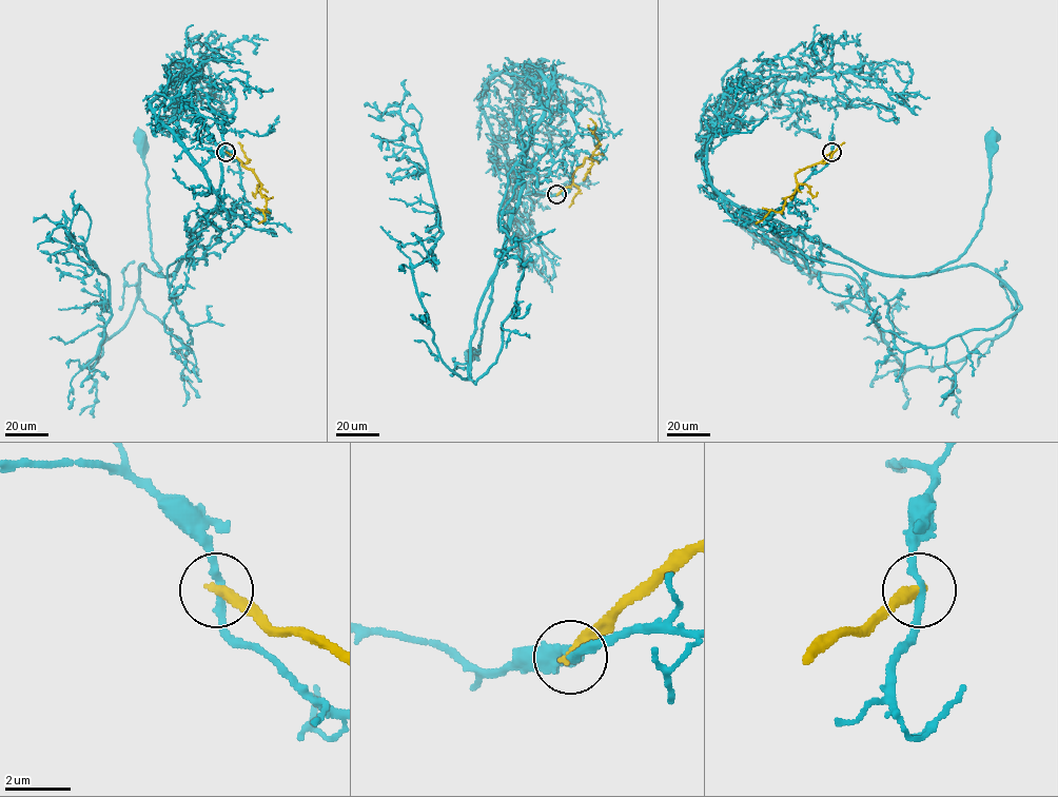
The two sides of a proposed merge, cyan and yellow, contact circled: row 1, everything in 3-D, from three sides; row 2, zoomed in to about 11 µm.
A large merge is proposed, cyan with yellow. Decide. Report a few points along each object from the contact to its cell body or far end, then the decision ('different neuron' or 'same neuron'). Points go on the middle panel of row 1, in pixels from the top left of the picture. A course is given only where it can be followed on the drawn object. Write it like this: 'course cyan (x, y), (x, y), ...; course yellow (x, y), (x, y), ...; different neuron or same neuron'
course cyan (557, 195), (568, 191), (575, 157), (542, 121), (525, 155), (520, 202), (472, 356); course yellow (557, 195), (572, 183), (574, 171), (586, 157), (592, 159), (596, 148), (595, 124), (589, 118); different neuron

